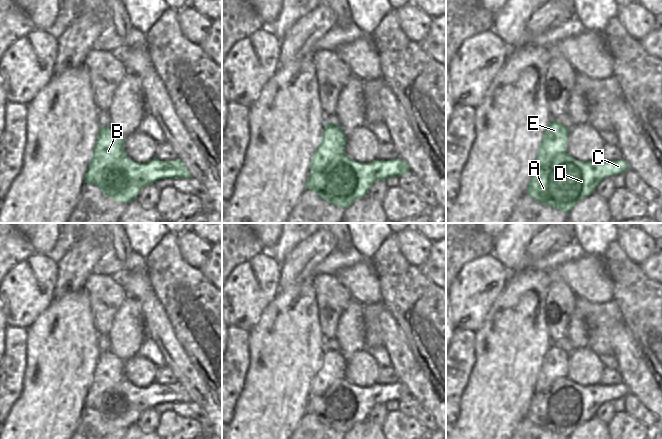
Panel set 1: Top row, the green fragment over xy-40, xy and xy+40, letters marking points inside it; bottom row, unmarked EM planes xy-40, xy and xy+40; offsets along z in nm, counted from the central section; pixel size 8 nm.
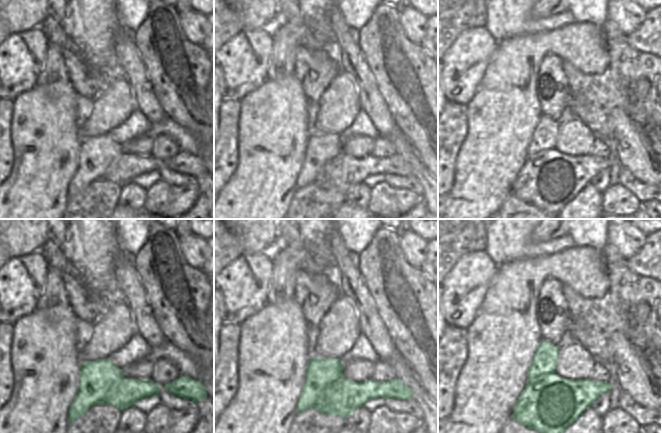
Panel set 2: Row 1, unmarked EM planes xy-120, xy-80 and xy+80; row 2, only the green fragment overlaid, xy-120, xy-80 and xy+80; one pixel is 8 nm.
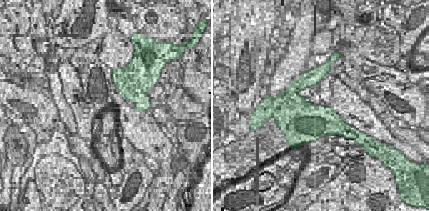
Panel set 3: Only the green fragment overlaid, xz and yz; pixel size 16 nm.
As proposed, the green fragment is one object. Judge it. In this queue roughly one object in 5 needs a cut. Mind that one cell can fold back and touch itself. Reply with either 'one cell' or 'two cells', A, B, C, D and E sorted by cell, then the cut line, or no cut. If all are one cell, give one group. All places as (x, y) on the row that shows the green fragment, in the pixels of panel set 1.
two cells; A C D / B E; cut in xy-40 along (124, 154), (110, 163), (97, 176), (96, 184)

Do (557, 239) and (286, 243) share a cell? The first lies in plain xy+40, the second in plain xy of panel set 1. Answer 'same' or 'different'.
different

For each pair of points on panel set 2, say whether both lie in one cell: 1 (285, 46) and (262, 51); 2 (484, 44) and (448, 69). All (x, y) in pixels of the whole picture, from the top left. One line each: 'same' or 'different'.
1: different
2: same

